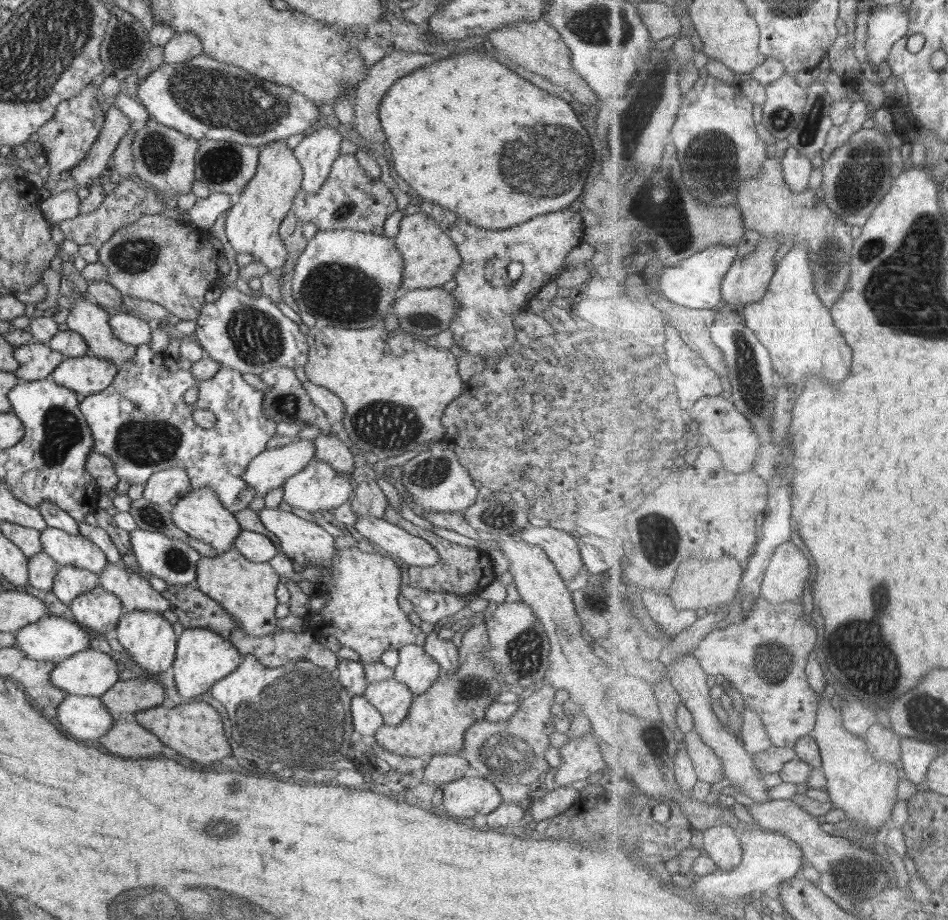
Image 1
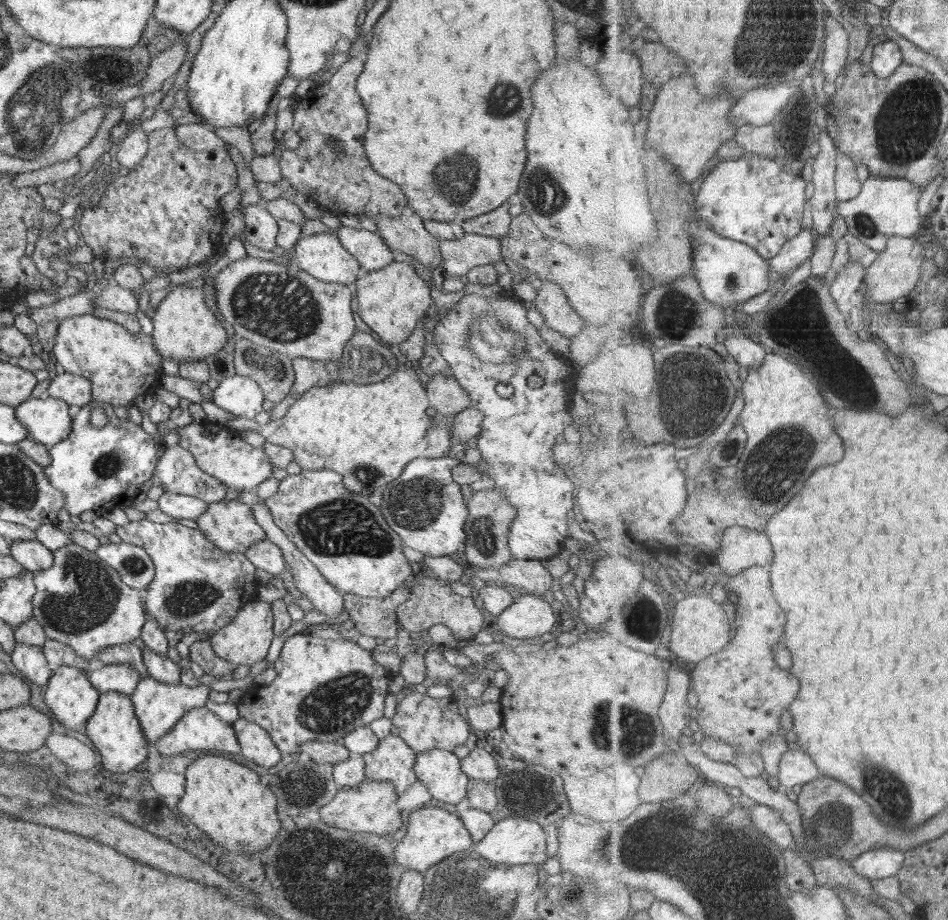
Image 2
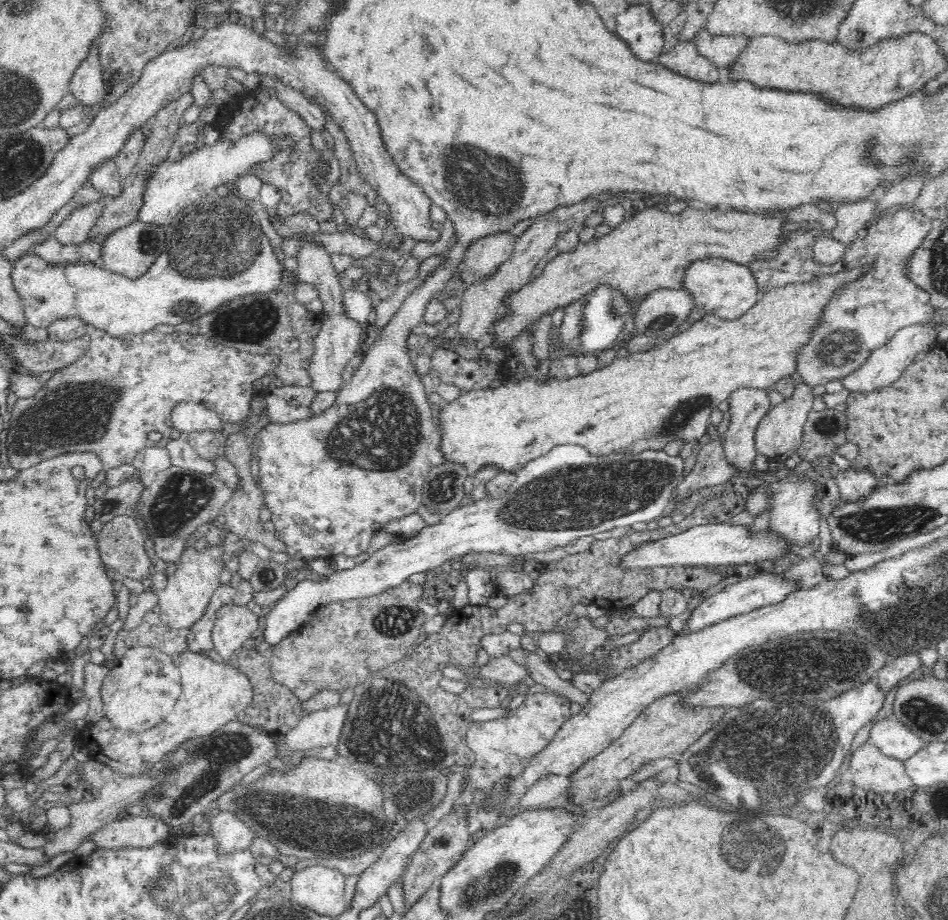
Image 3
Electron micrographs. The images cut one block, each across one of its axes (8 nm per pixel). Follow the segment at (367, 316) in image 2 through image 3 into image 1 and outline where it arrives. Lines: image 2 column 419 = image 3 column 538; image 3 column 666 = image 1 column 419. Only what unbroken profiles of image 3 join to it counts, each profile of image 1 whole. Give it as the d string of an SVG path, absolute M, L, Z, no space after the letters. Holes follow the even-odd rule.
M421 212L406 215L400 221L399 233L393 237L404 259L402 291L440 287L453 280L461 265L456 243L436 218Z

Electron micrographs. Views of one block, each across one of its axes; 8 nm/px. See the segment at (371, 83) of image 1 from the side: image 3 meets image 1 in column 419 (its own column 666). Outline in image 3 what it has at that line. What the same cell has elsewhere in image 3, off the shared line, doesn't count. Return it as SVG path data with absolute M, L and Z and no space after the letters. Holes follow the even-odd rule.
M679 42L667 54L661 54L656 61L682 77L702 83L716 83L720 78L718 68L696 49L694 42Z

